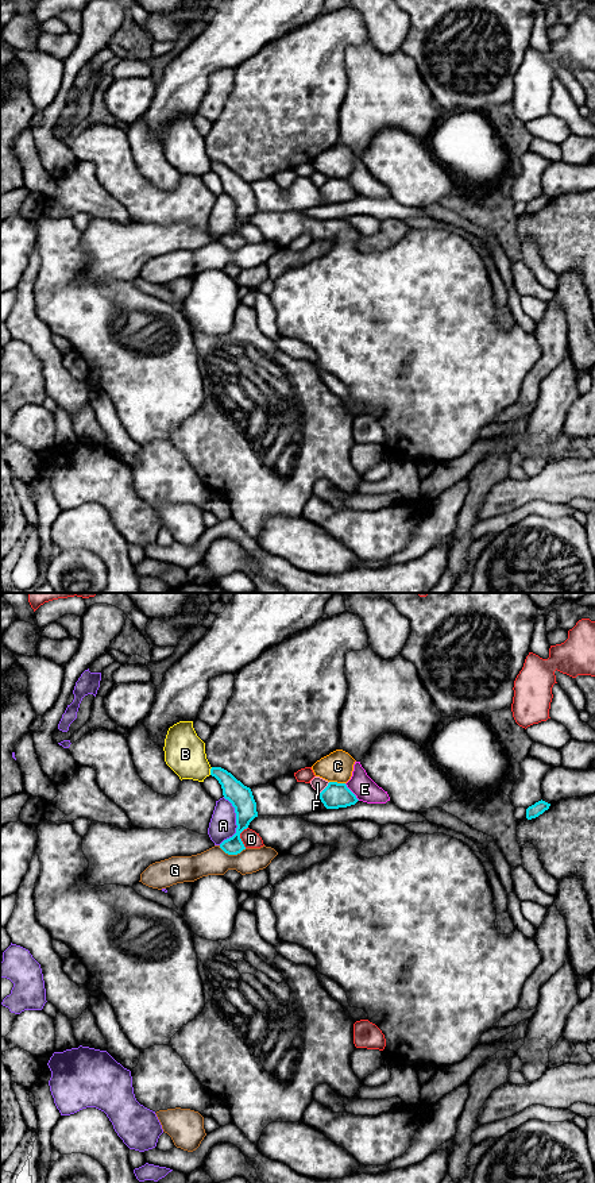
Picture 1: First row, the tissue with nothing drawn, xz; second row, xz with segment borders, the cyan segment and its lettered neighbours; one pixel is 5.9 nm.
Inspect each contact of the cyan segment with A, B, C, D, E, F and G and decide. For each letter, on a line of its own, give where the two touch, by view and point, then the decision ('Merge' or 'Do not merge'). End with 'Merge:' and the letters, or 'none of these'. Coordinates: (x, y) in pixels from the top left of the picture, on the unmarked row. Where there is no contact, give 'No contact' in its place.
A: Touches cyan at xz (236, 218). Do not merge
B: Touches cyan at xz (211, 166). Do not merge
C: Touches cyan at xz (336, 177). Do not merge
D: Touches cyan at xz (239, 232). Do not merge
E: Touches cyan at xz (351, 187). Do not merge
F: Touches cyan at xz (325, 182). Do not merge
G: Touches cyan at xz (232, 249). Do not merge
Merge: none of these

